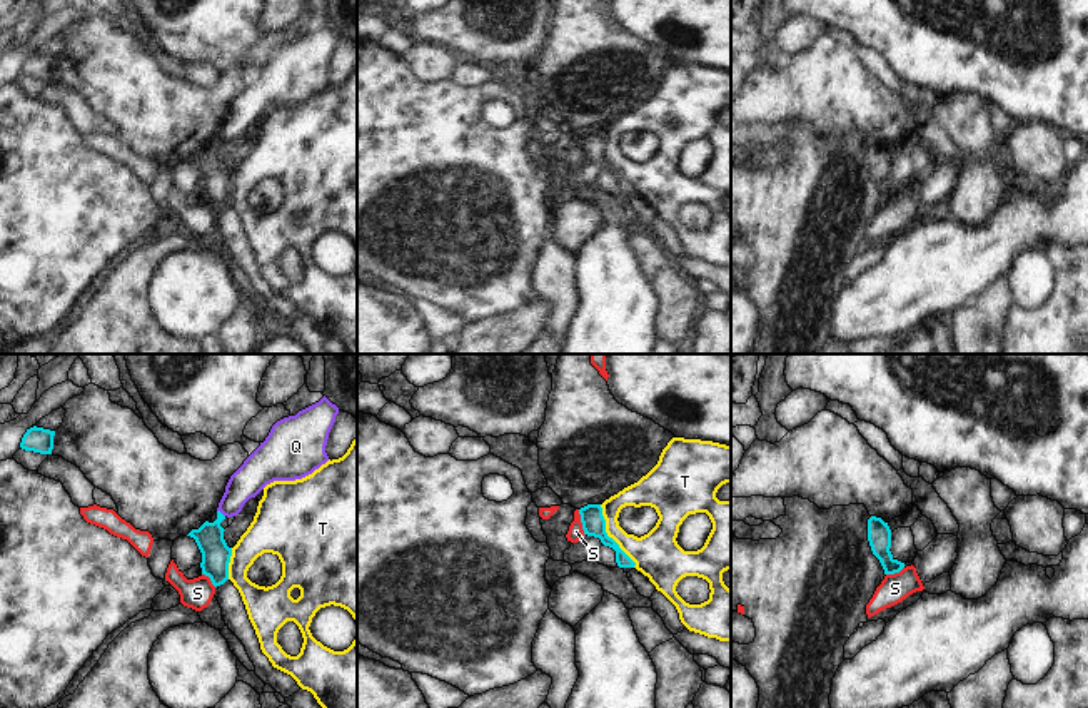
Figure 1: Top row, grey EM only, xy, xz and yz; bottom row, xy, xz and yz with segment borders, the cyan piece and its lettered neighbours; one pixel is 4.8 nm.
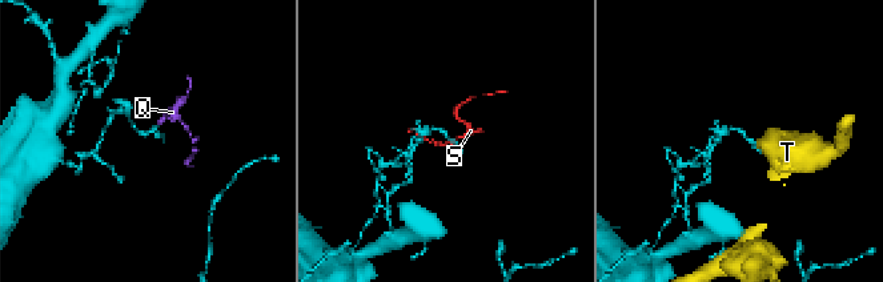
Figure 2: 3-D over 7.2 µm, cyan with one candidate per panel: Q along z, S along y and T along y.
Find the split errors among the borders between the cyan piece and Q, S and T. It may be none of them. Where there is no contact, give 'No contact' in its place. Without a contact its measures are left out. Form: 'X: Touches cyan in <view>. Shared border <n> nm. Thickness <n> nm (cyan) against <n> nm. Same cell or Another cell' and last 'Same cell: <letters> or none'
Q: Touches cyan in xy. Shared border 50 nm. Thickness 140 nm (cyan) against 160 nm. Another cell
S: Touches cyan in xz. Shared border 130 nm. Thickness 110 nm (cyan) against 70 nm. Another cell
T: Touches cyan in xz. Shared border 340 nm. Thickness 110 nm (cyan) against 220 nm. Another cell
Same cell: none

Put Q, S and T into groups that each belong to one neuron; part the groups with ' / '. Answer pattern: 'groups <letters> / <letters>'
groups Q / S / T

